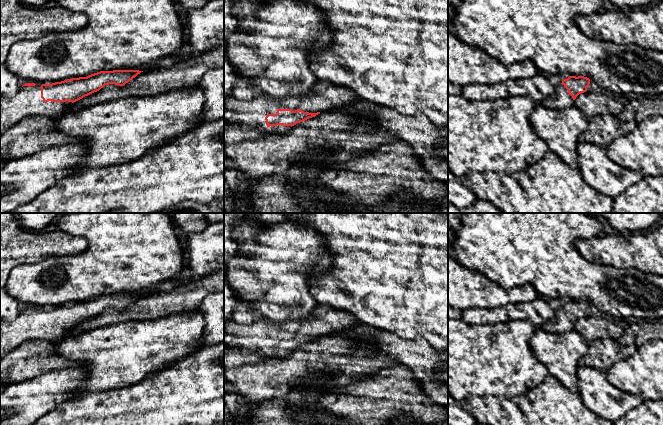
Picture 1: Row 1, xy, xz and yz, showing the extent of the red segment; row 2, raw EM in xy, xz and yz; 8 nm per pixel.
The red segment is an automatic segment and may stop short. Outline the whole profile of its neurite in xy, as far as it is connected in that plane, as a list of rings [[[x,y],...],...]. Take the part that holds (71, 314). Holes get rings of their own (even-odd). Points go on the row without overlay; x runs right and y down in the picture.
[[[100,295],[52,308],[25,307],[12,322],[0,322],[0,358],[29,340],[60,341],[74,326],[105,309],[124,310],[143,295]]]

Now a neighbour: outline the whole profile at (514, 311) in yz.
[[[532,302],[510,303],[494,308],[473,307],[462,312],[462,319],[471,325],[529,320],[536,330],[541,329],[544,323]]]

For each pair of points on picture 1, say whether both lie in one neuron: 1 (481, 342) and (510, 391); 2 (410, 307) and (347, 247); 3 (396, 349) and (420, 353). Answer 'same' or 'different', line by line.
1: same
2: same
3: same

